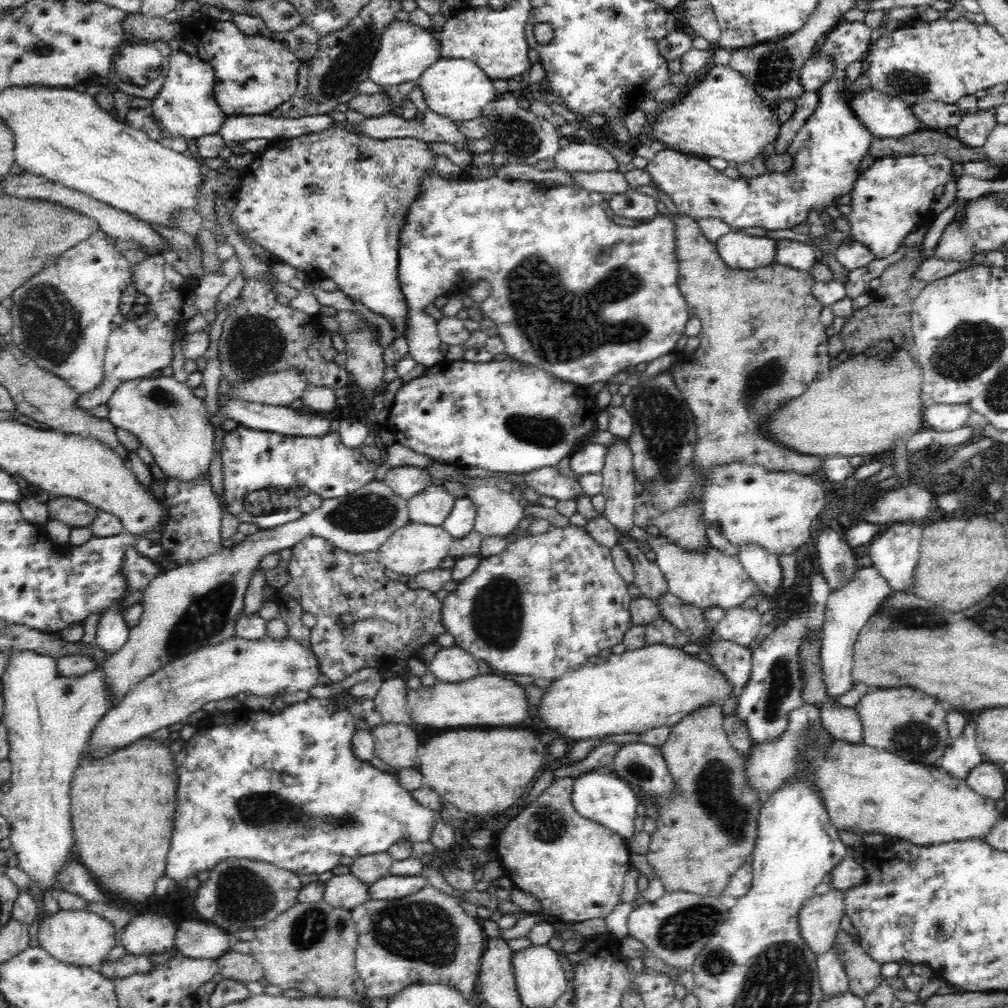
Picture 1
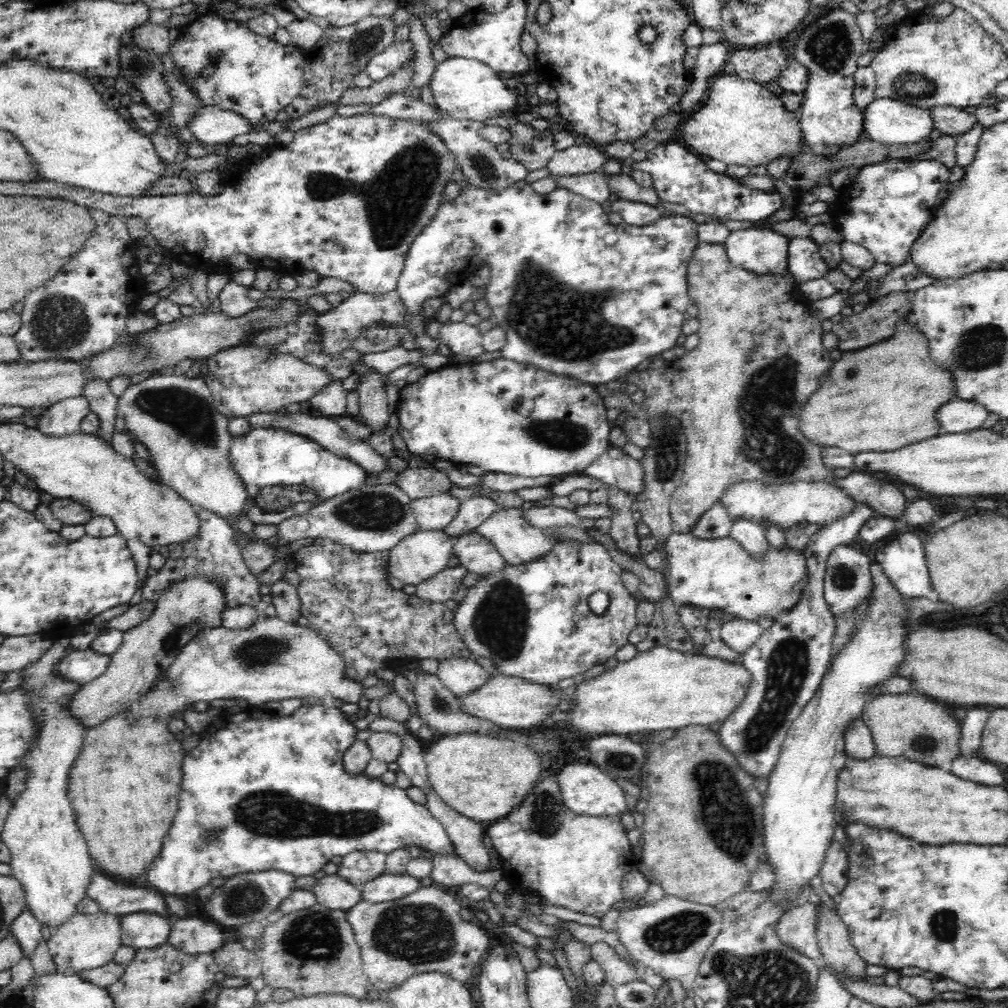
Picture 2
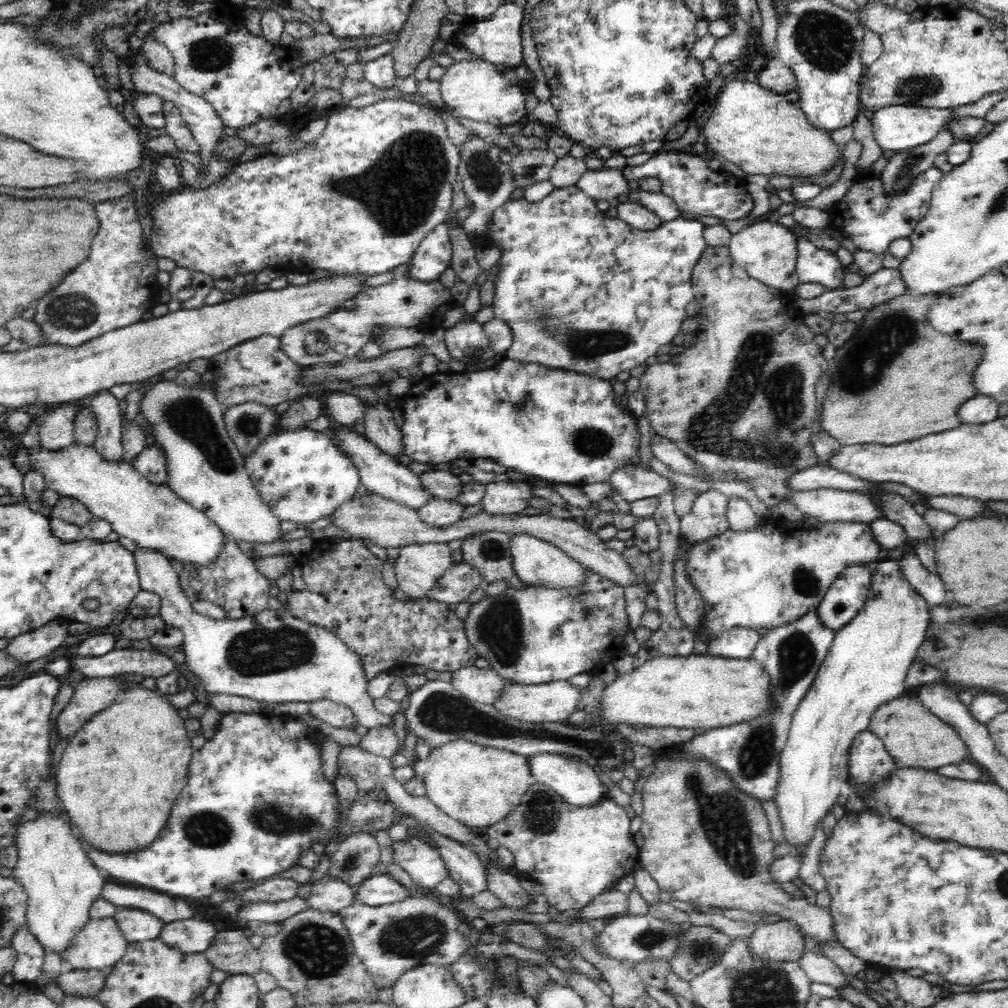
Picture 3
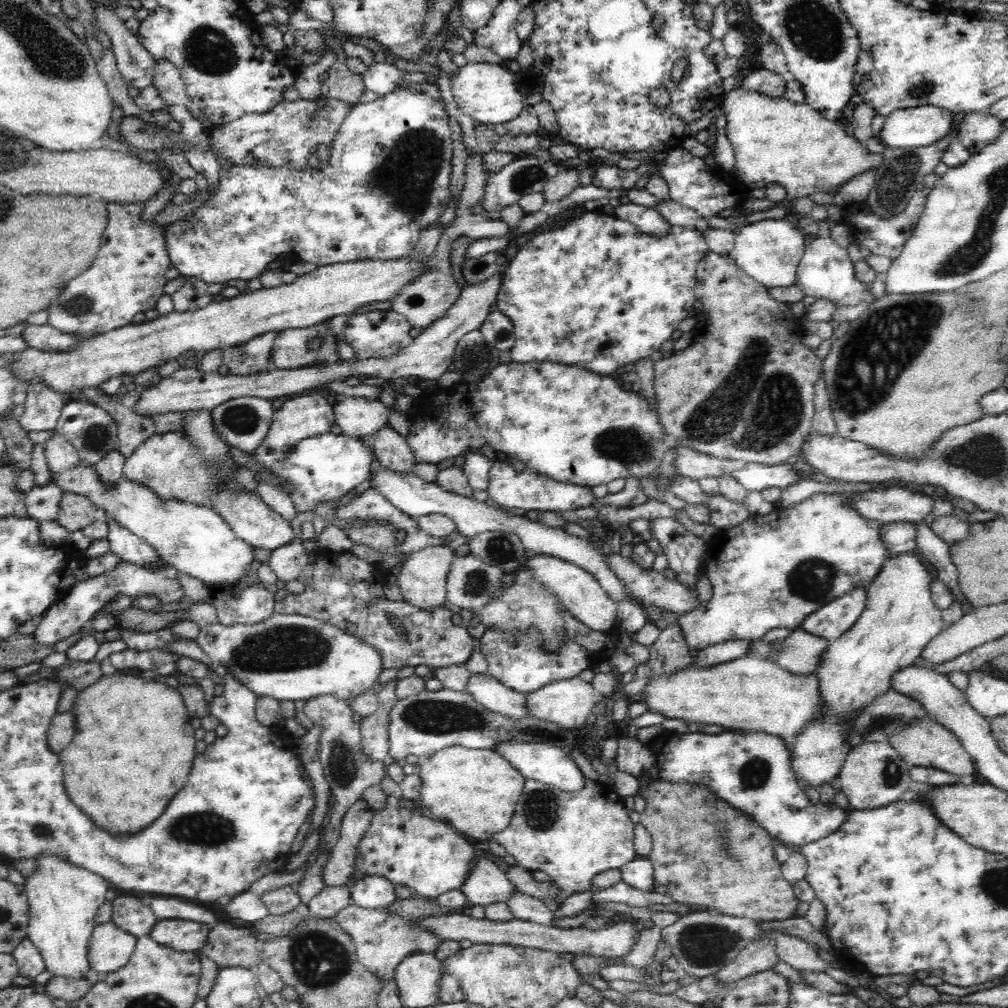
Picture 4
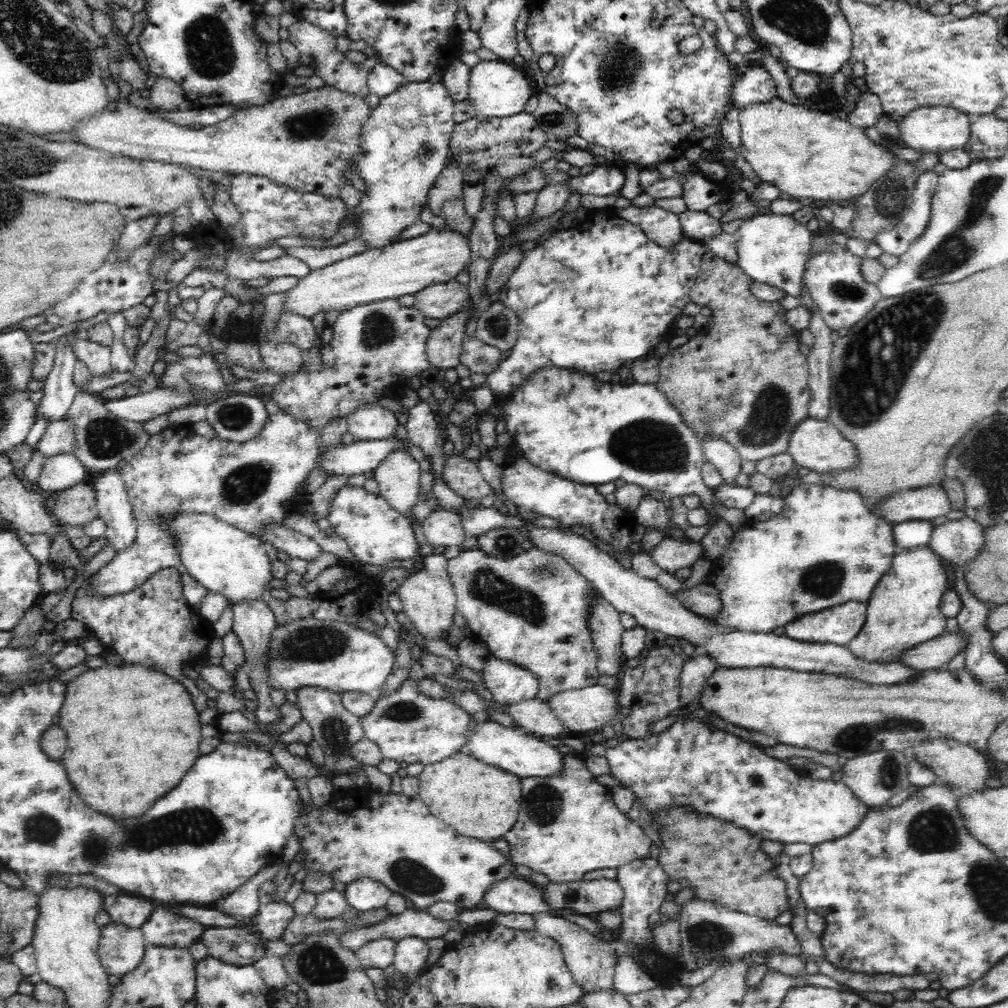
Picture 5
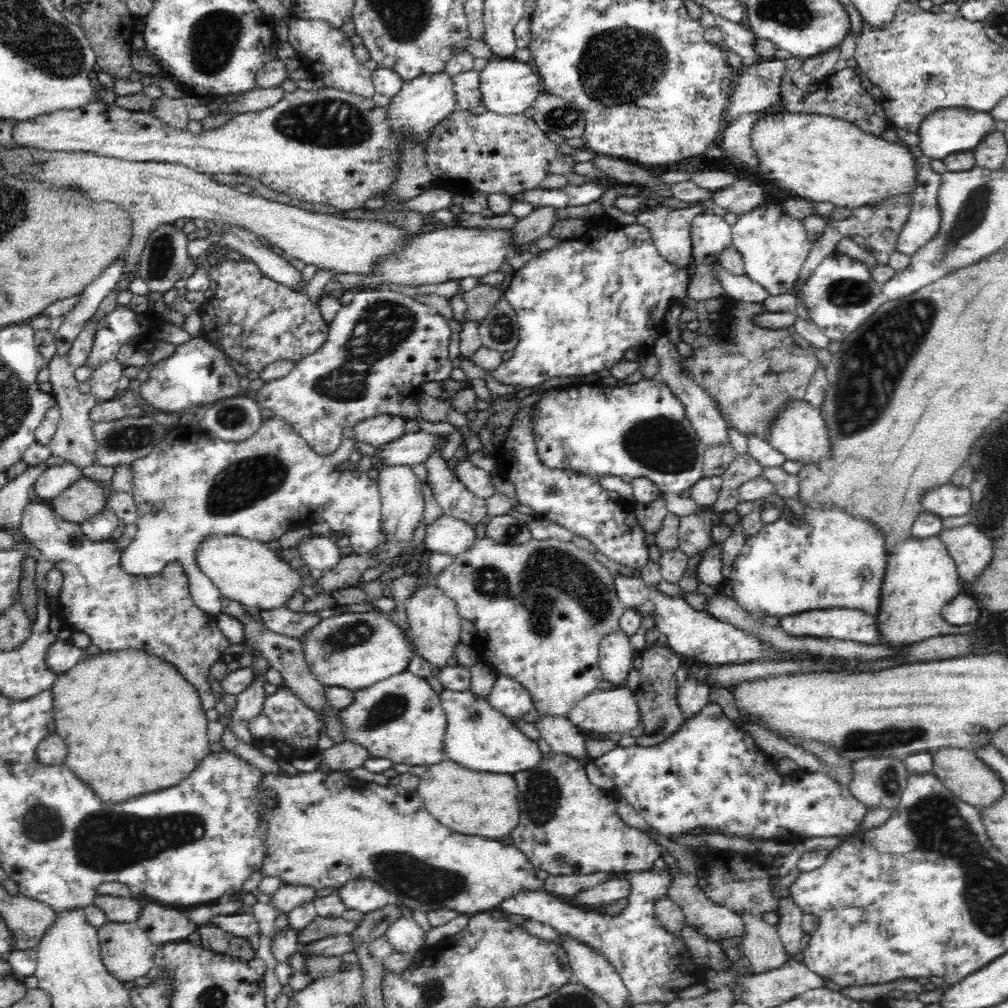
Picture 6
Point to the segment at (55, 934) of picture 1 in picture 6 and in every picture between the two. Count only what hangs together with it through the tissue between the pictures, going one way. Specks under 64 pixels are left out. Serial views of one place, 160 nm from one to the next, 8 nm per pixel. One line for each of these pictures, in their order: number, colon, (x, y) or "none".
2: (84, 941)
3: (100, 943)
4: (110, 947)
5: (120, 948)
6: (128, 954)

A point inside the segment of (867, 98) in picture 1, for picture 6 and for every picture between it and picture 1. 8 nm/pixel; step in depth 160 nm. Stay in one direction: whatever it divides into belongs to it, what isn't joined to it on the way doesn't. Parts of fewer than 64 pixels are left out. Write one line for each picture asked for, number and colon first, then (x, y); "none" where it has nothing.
2: (886, 120)
3: (899, 127)
4: (922, 125)
5: (937, 129)
6: (946, 131)

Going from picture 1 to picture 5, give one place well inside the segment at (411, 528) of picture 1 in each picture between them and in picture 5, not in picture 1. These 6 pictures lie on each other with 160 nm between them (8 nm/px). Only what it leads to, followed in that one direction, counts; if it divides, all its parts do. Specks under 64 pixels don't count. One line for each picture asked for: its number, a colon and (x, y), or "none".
2: (418, 556)
3: (418, 566)
4: (422, 580)
5: (427, 595)

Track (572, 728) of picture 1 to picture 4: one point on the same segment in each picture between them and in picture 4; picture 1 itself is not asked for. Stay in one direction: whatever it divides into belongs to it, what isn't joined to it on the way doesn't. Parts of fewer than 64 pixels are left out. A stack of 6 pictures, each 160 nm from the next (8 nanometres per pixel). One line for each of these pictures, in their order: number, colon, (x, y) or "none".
2: (661, 688)
3: (707, 691)
4: (748, 694)

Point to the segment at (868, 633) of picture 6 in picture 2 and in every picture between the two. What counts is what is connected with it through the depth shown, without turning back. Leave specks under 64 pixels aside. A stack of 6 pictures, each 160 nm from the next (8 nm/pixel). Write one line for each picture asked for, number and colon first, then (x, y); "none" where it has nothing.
2: (847, 581)
3: (845, 598)
4: (833, 619)
5: (838, 624)

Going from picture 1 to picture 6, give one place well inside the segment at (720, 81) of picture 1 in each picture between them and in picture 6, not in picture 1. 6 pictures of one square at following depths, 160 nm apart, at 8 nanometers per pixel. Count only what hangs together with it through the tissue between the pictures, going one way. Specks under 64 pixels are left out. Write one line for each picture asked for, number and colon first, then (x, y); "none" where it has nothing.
2: (743, 123)
3: (760, 131)
4: (776, 141)
5: (811, 154)
6: (817, 156)

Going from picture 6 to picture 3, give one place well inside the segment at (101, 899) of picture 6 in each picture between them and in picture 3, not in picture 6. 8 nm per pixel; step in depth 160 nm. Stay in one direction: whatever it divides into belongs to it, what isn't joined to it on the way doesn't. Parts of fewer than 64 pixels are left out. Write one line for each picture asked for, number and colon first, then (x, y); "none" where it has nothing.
3: (136, 925)
4: (132, 915)
5: (126, 910)

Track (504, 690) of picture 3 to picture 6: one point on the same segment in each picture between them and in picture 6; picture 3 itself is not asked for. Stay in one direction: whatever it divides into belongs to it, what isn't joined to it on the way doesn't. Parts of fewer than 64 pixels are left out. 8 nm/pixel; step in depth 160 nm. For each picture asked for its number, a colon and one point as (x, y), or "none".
4: (568, 703)
5: (580, 709)
6: (602, 710)

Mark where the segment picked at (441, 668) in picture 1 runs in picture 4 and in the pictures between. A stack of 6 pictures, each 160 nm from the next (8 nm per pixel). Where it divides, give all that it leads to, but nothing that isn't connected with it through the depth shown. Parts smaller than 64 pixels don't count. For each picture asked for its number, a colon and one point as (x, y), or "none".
2: (461, 675)
3: (482, 685)
4: (492, 694)

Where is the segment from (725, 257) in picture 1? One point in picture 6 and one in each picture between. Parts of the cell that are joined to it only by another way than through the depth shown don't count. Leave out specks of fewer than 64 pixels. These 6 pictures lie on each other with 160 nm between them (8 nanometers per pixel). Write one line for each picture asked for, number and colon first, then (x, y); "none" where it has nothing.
2: (762, 250)
3: (767, 251)
4: (770, 250)
5: (773, 249)
6: (774, 245)

